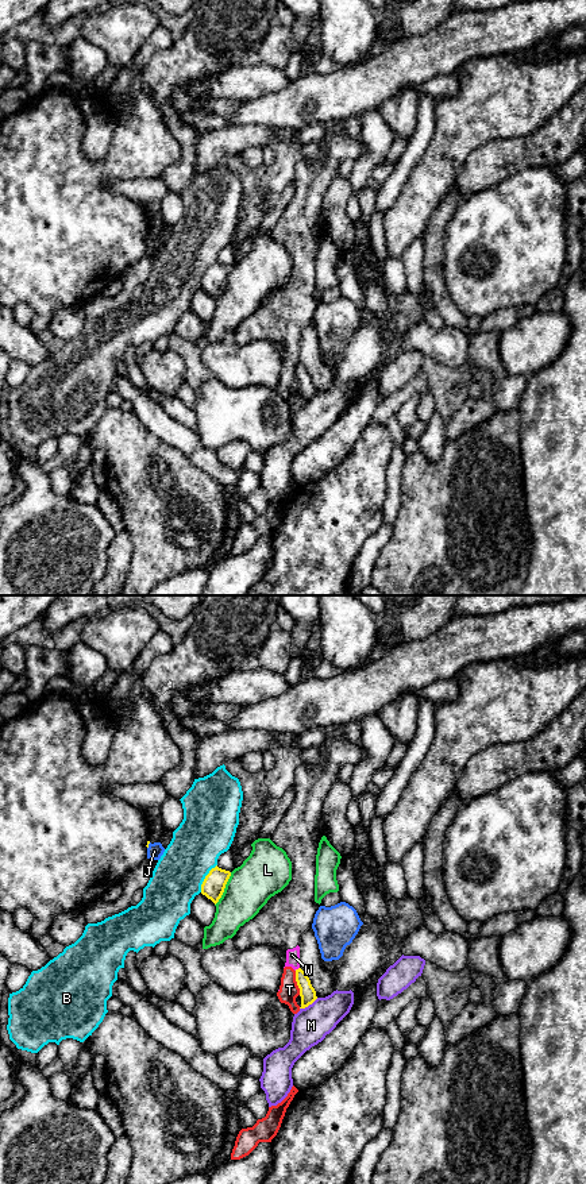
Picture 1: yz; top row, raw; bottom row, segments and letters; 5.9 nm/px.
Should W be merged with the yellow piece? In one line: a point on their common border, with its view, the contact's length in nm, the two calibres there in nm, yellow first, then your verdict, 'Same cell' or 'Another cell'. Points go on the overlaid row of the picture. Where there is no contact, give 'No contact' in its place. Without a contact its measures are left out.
Touches yellow at yz (296, 970). Shared border 40 nm. Thickness 100 nm (yellow) against 80 nm. Another cell

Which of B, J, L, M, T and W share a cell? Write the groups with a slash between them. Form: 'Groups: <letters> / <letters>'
Groups: B / J / L / M / T W

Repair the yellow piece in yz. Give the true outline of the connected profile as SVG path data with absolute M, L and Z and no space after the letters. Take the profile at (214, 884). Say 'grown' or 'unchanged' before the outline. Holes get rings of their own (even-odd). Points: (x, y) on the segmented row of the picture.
unchanged | M216 865L205 876L201 884L201 894L216 905L224 892L230 876L230 871L221 869Z

